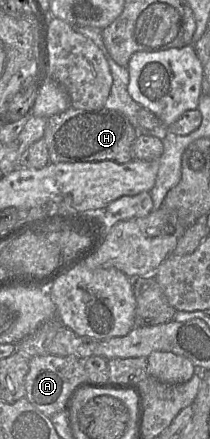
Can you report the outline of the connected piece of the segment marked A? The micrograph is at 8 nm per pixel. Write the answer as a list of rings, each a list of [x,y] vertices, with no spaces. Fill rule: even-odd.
[[[52,354],[34,356],[29,359],[29,370],[25,377],[25,398],[47,417],[66,410],[66,400],[76,384],[86,378],[83,360],[72,356]]]

